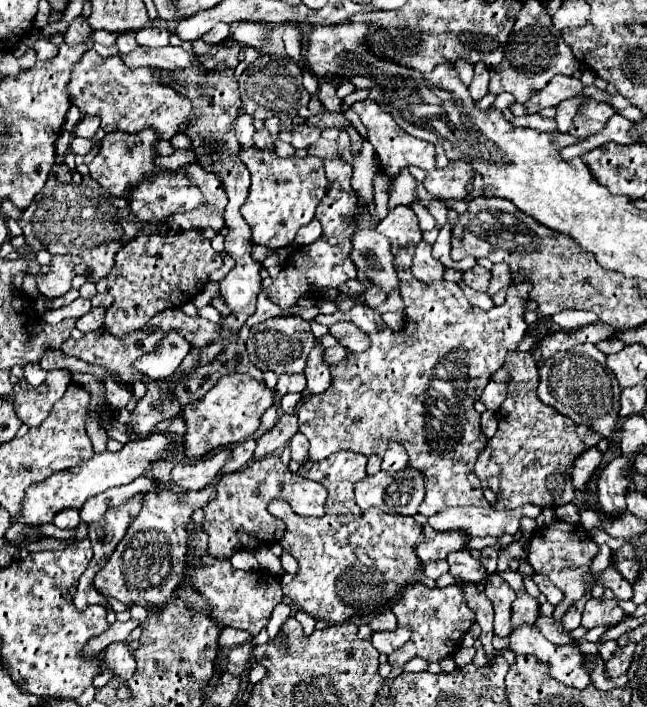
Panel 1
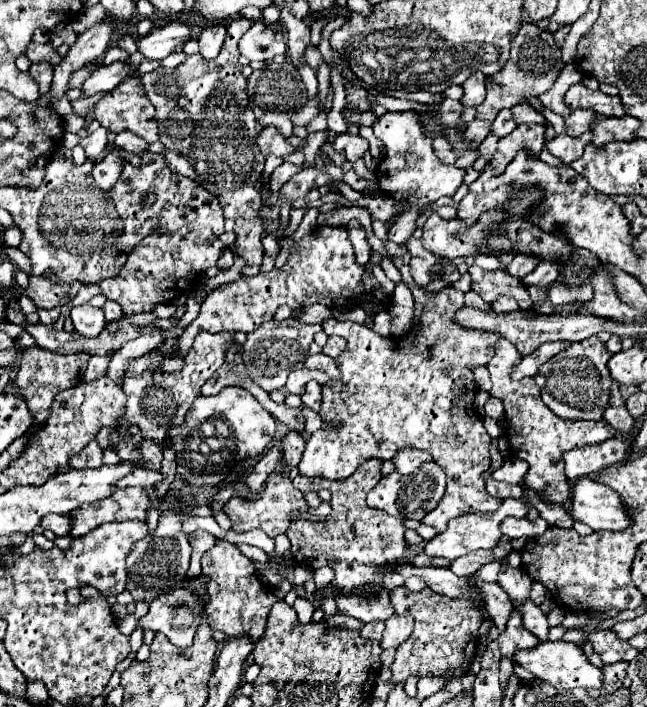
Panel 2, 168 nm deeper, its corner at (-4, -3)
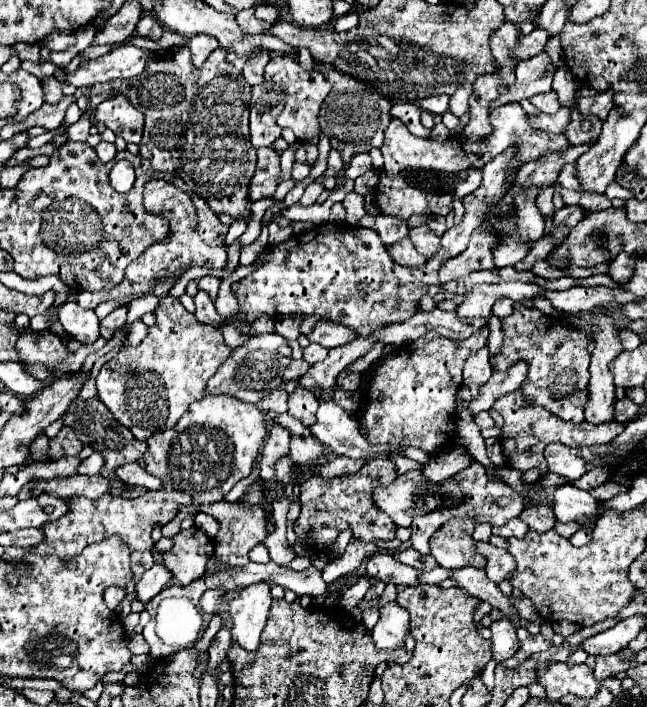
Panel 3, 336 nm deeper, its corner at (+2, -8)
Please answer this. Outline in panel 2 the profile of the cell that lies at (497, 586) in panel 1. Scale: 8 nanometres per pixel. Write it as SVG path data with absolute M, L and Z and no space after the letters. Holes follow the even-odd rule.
M514 610L512 618L508 620L508 626L506 626L504 634L500 634L500 638L498 638L498 644L500 644L502 656L504 658L506 656L512 658L518 650L532 650L532 648L536 648L540 644L540 640L522 626L522 618Z

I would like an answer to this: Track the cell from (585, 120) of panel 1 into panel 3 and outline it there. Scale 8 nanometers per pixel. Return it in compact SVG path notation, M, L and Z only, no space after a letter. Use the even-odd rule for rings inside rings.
M562 107L554 115L540 113L540 115L532 115L530 117L530 125L532 127L542 129L542 131L550 131L550 133L564 133L568 123L570 123L570 109L568 107Z

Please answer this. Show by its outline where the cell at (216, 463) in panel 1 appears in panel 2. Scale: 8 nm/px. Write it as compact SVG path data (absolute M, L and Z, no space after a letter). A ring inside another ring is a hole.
M136 468L136 470L130 472L128 476L120 478L114 486L116 486L116 488L126 488L126 486L144 486L144 488L150 488L150 486L160 484L160 480L162 480L160 472L146 470L146 468Z

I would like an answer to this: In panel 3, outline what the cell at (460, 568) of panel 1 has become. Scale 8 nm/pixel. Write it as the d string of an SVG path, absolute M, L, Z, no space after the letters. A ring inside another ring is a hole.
M498 619L492 621L490 625L492 631L492 655L496 661L508 659L518 651L518 637L516 637L516 627L508 619Z

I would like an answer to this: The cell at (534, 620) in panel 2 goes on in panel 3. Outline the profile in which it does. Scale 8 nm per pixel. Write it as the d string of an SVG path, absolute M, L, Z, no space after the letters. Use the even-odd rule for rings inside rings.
M462 567L462 569L456 569L452 579L456 581L458 587L466 589L470 595L482 599L482 601L488 601L492 605L492 609L498 609L504 613L504 617L508 617L512 621L514 627L520 627L520 621L522 617L518 615L514 603L510 597L506 597L496 583L492 583L488 577L486 577L486 571L484 569L476 569L476 567Z

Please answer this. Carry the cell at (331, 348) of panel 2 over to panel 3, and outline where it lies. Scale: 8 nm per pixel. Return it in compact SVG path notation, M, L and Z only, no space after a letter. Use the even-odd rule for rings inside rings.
M310 343L310 345L304 349L304 359L306 359L310 365L314 365L316 361L324 361L326 355L328 355L328 349L322 347L322 345L318 345L318 343Z

